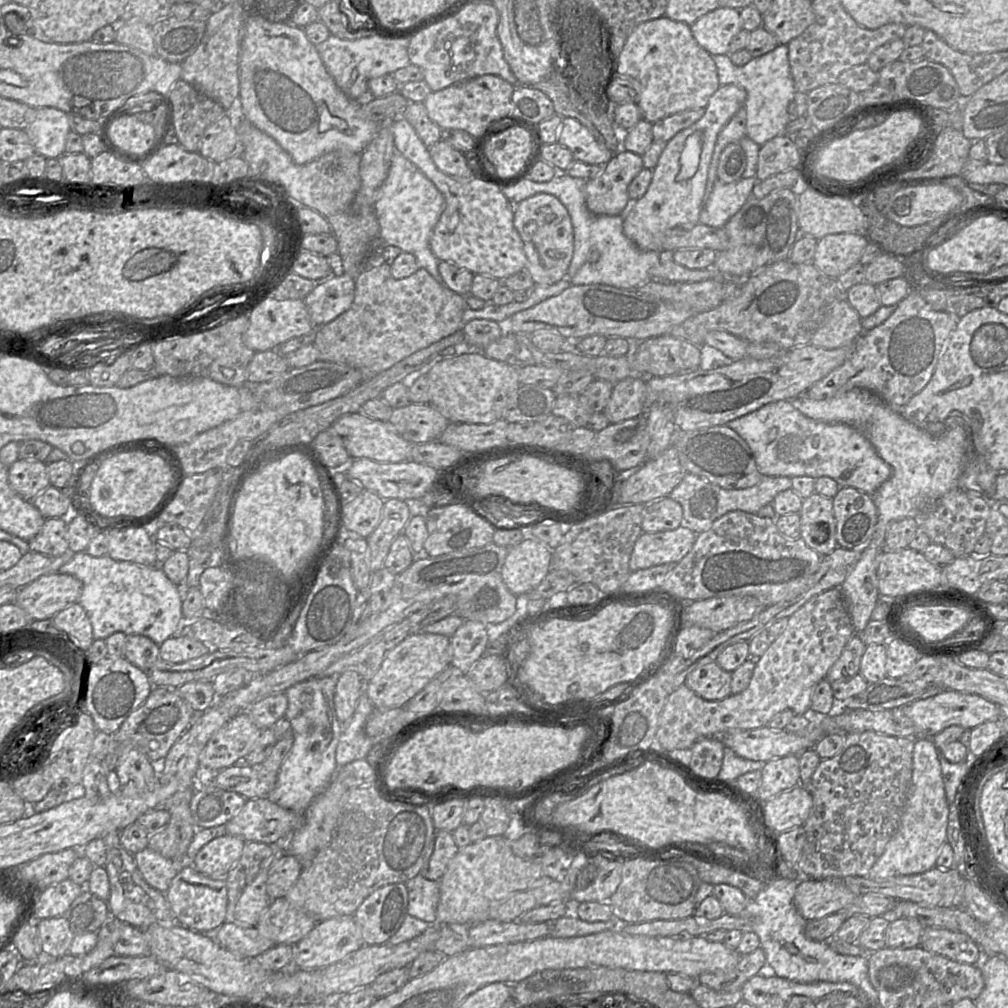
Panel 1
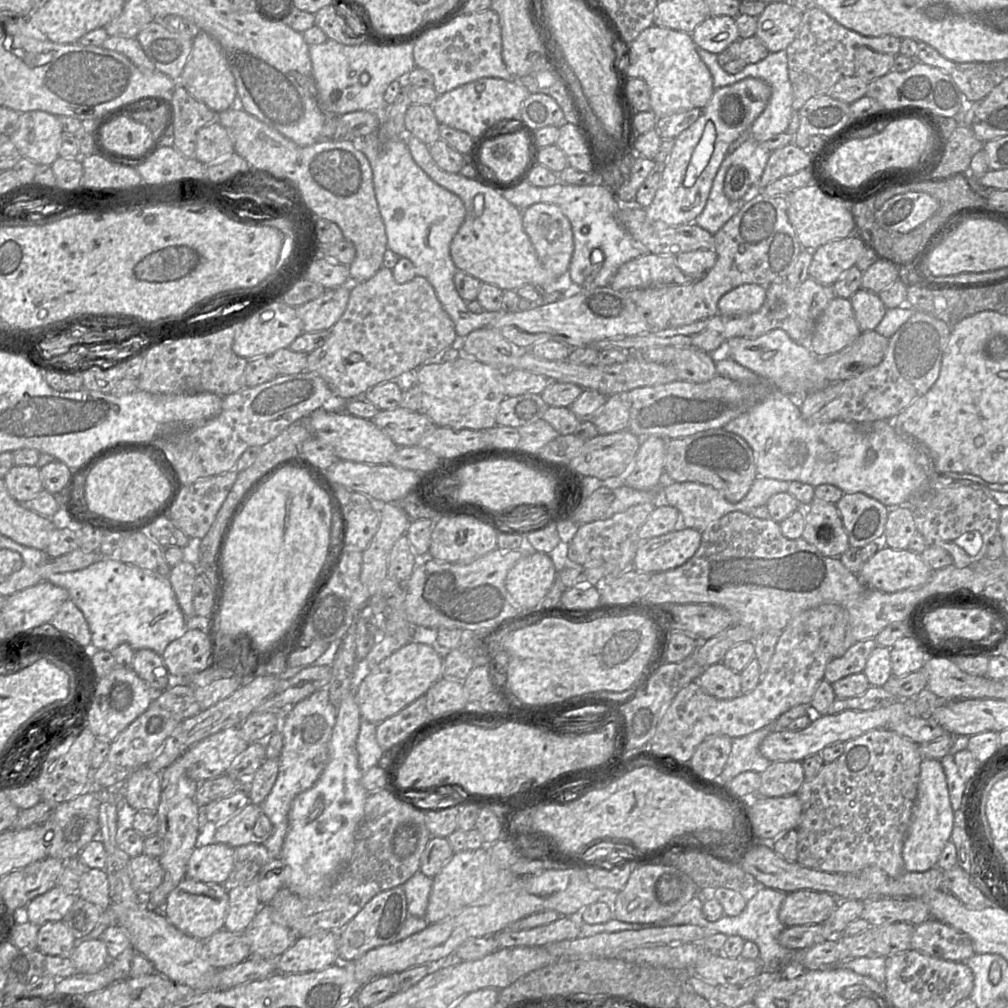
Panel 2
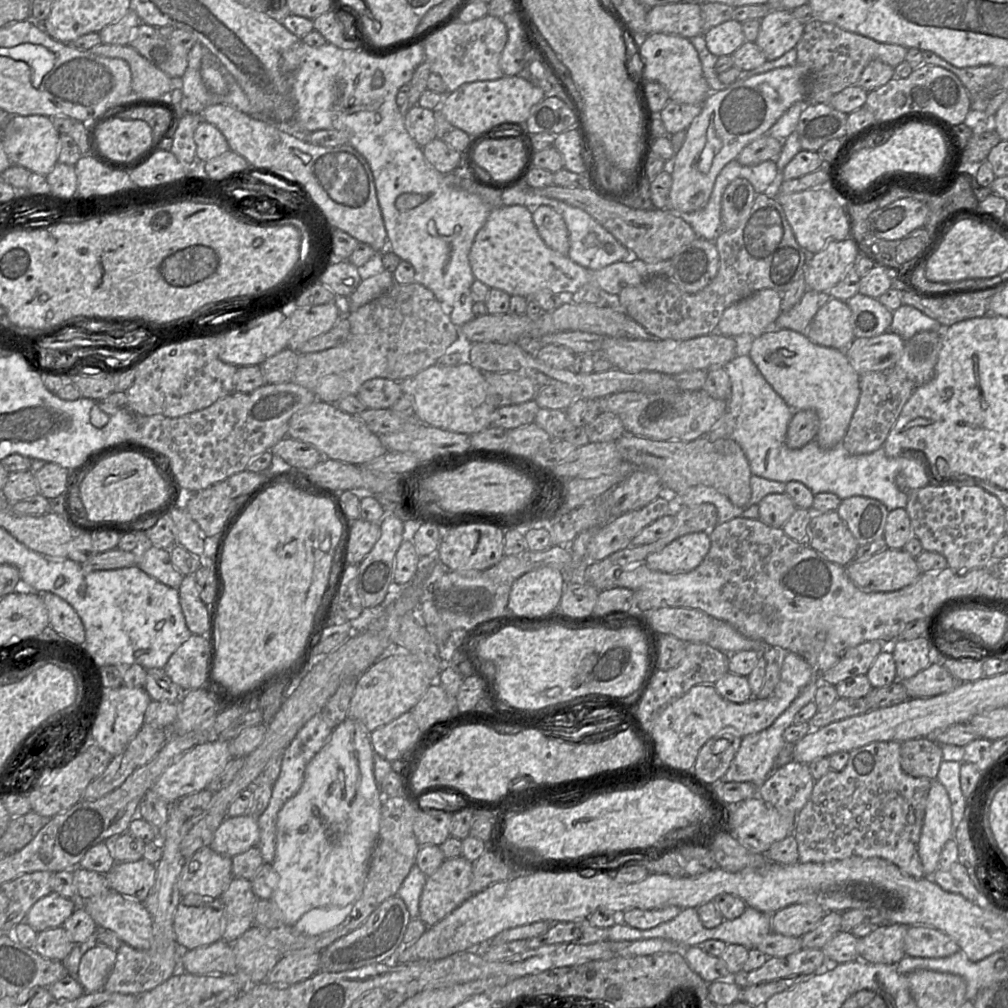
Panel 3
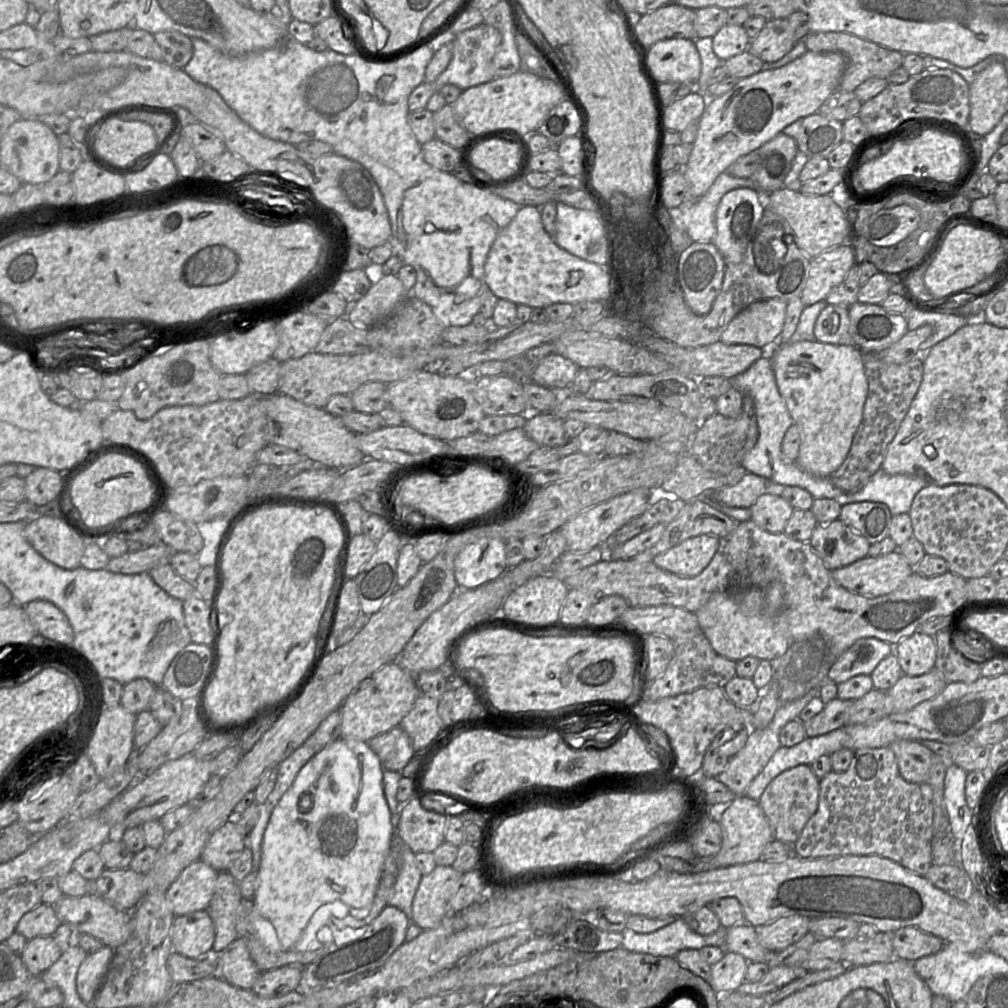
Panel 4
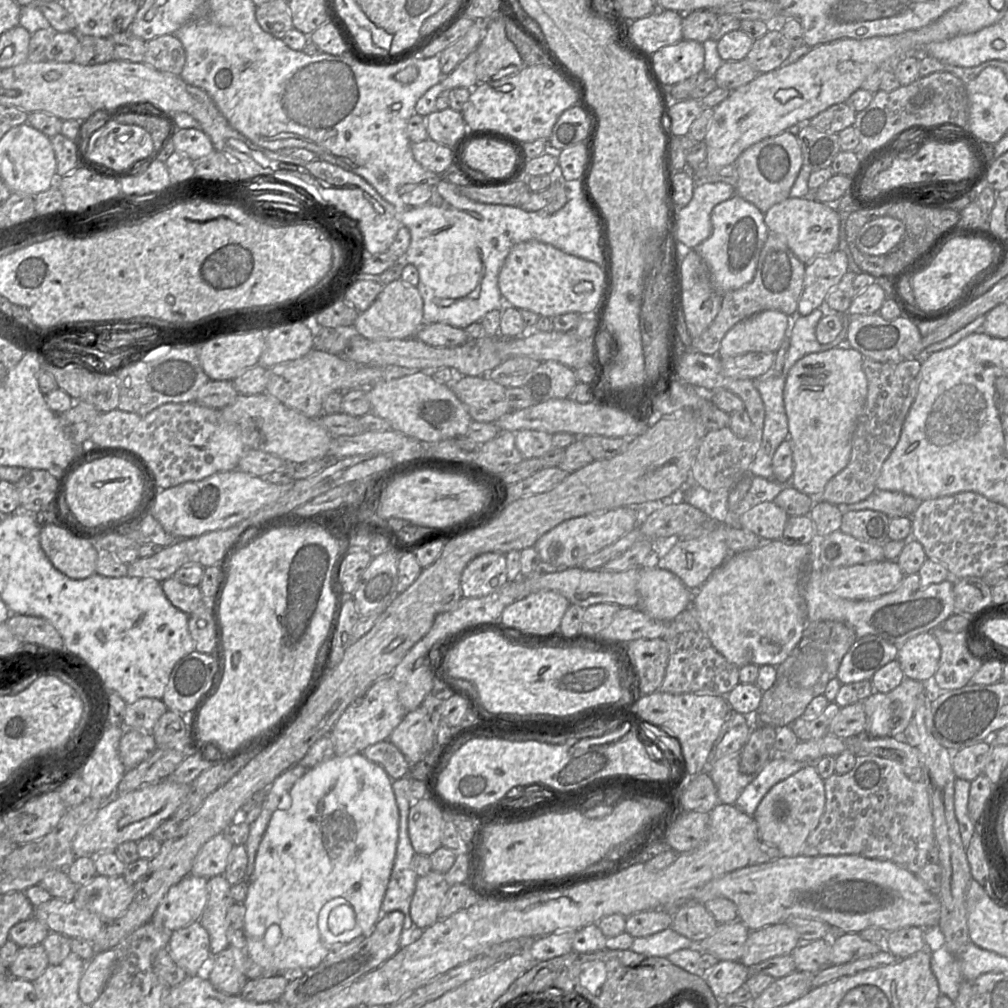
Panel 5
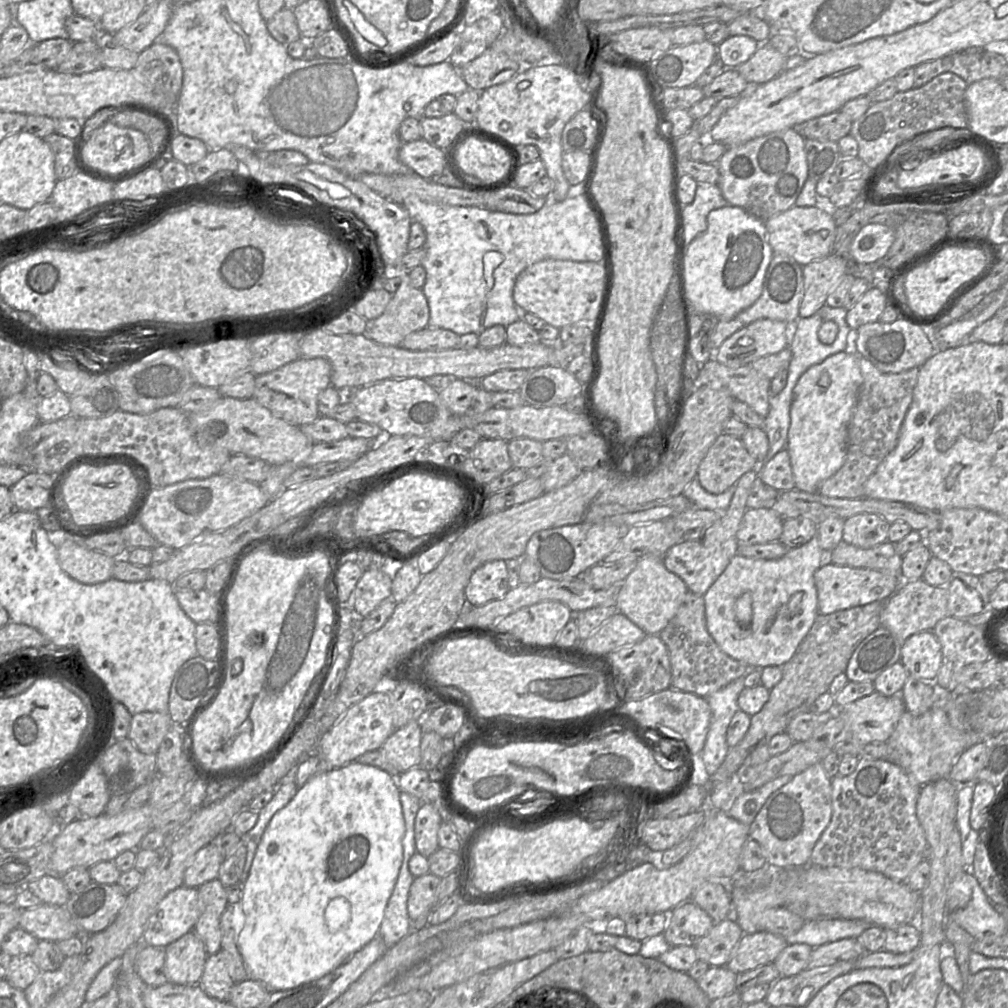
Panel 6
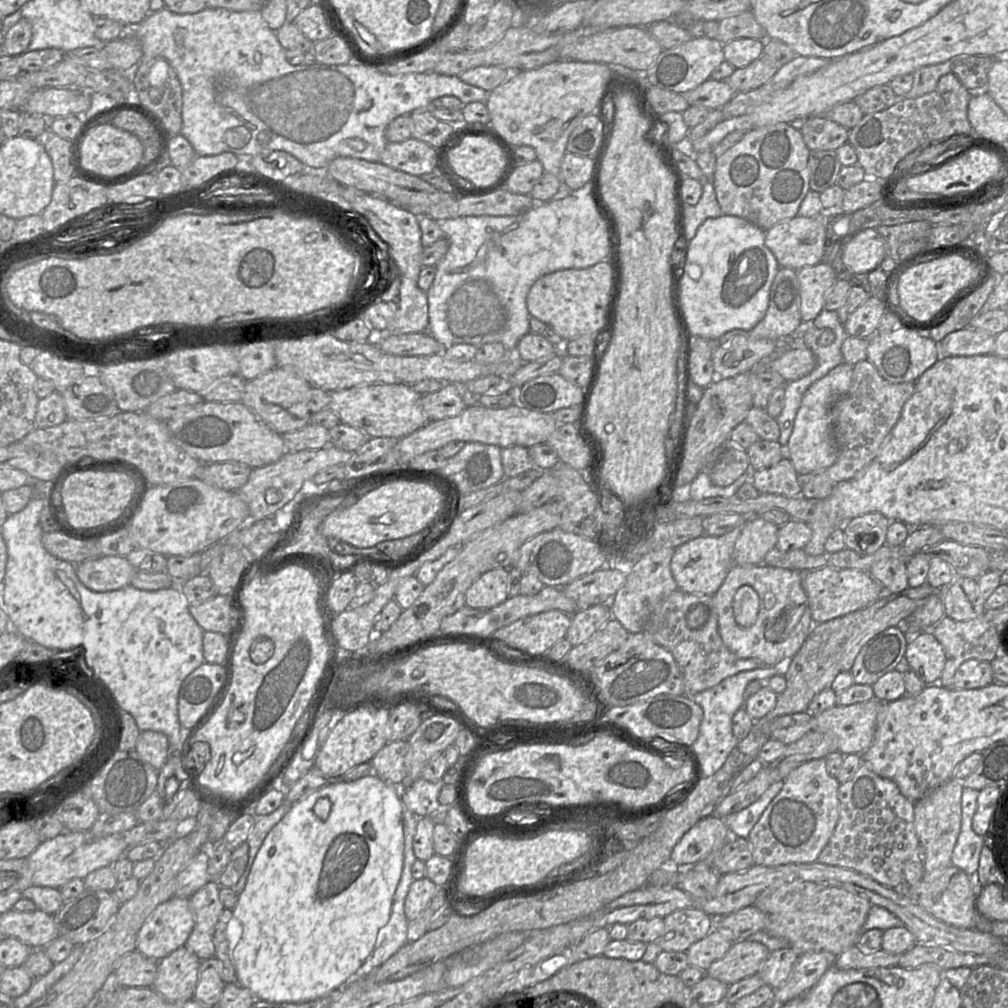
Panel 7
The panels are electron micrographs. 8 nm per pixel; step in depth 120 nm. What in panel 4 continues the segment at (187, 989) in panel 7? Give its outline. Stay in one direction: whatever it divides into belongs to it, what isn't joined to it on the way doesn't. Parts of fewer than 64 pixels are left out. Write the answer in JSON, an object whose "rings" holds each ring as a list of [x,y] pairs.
{"rings":[[[208,911],[175,916],[172,924],[173,951],[189,958],[212,954],[215,926]]]}

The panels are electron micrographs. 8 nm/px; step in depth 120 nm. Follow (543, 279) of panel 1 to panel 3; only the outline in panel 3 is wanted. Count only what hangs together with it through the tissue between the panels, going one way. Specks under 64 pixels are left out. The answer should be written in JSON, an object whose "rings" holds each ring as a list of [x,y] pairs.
{"rings":[[[548,205],[533,208],[532,216],[537,231],[545,244],[562,255],[568,255],[570,239],[564,218]]]}

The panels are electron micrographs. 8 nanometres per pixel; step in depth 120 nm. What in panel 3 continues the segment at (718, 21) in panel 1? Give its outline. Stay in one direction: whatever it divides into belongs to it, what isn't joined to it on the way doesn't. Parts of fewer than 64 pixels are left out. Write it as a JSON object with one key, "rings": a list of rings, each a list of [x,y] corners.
{"rings":[[[736,20],[723,22],[704,34],[708,50],[715,56],[730,56],[746,41],[742,23]]]}

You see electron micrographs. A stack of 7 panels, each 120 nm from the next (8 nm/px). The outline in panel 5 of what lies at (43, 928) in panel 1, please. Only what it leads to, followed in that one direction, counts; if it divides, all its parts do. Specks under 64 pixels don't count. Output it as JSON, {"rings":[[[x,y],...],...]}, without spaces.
{"rings":[[[42,944],[19,948],[15,960],[8,967],[10,977],[36,980],[48,967],[47,953]]]}

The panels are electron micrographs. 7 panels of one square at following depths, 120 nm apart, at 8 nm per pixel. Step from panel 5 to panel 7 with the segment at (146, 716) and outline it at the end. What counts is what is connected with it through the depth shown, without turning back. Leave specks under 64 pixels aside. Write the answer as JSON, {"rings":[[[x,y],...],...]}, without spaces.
{"rings":[[[146,730],[141,731],[135,751],[158,772],[169,758],[169,741],[164,733]]]}

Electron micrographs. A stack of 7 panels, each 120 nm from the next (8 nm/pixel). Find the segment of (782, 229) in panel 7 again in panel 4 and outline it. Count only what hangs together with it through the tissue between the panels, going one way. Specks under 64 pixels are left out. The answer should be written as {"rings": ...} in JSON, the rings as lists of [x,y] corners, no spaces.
{"rings":[[[786,187],[769,194],[763,198],[765,209],[769,209],[783,217],[790,225],[794,239],[799,249],[813,259],[821,253],[846,243],[848,237],[848,222],[845,211],[826,195],[807,195],[793,191]]]}

